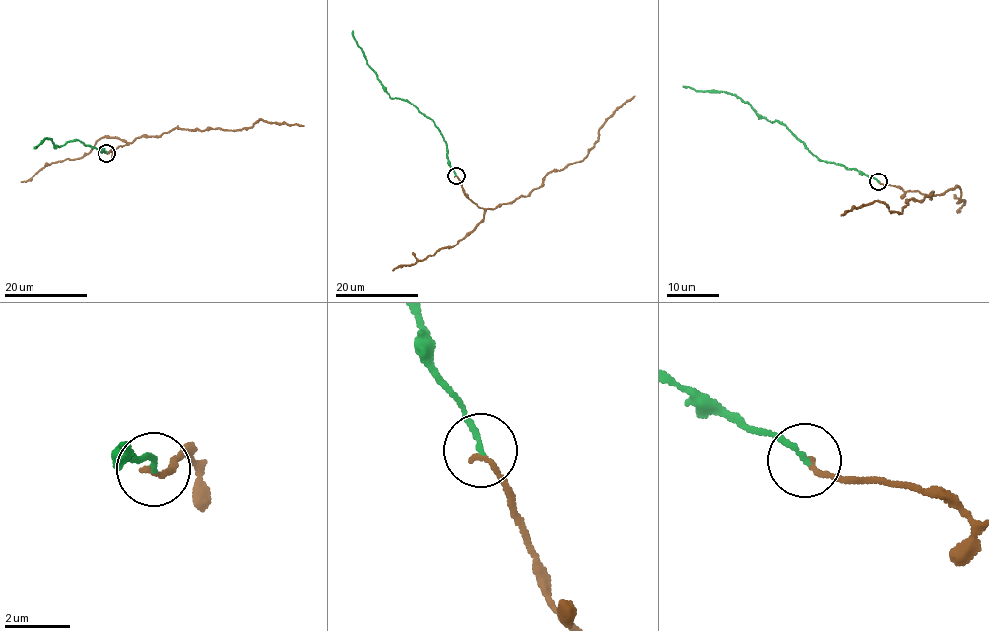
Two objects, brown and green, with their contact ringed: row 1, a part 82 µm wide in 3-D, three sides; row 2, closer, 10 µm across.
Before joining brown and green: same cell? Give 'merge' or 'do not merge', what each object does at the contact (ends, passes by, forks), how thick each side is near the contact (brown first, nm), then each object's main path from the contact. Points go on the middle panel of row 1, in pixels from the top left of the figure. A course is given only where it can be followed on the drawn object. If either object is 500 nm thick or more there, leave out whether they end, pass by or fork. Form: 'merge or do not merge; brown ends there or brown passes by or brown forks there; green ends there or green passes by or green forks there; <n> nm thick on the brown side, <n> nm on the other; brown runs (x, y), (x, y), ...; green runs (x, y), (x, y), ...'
merge; brown ends there; green ends there; 160 nm thick on the brown side, 160 nm on the other; brown runs (455, 175), (482, 208), (511, 203), (549, 172), (581, 161), (599, 129), (634, 95); green runs (455, 175), (447, 157), (446, 141), (435, 123), (410, 103), (390, 97), (367, 63), (352, 35), (353, 30)

